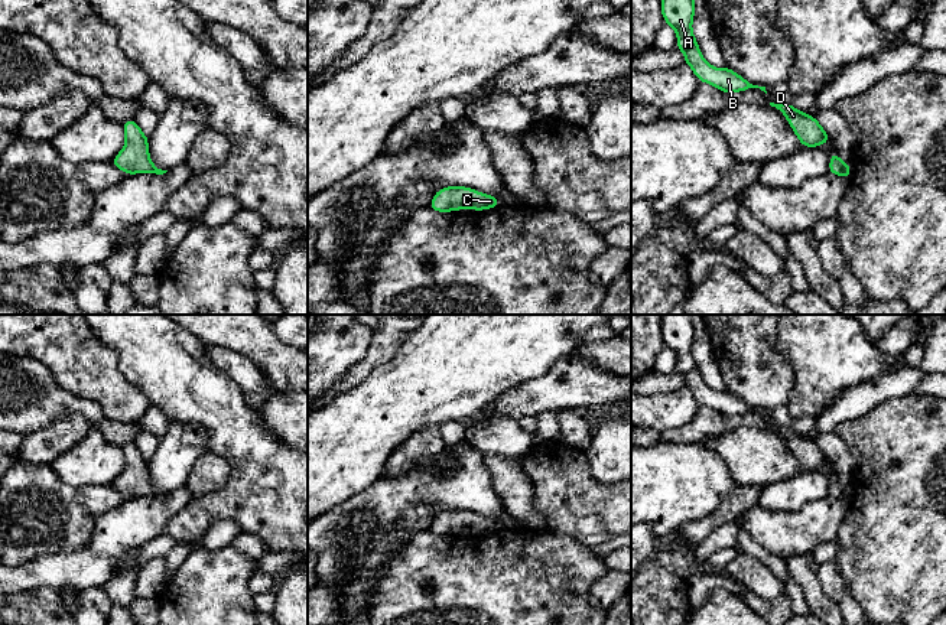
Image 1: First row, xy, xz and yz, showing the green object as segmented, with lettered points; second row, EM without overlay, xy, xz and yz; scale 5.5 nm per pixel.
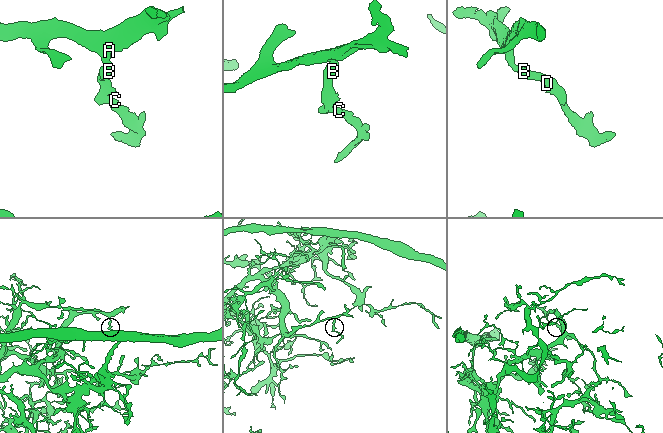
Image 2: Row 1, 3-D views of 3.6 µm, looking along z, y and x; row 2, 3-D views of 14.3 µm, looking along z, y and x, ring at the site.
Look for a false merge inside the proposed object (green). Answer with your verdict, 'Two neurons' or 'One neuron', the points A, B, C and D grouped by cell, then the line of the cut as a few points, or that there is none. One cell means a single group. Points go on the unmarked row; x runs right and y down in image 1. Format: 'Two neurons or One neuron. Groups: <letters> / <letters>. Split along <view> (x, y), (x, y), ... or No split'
One neuron. Groups: A B C D. No split

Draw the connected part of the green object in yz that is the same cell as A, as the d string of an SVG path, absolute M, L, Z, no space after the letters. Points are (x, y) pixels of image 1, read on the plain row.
M661 315L661 338L664 345L676 354L676 371L685 377L685 385L700 406L708 406L726 417L750 411L760 411L767 417L765 410L750 407L731 391L718 393L705 384L692 355L695 339L693 315Z

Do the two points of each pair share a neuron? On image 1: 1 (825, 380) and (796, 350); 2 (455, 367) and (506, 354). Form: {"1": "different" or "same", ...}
{"1": "same", "2": "same"}

